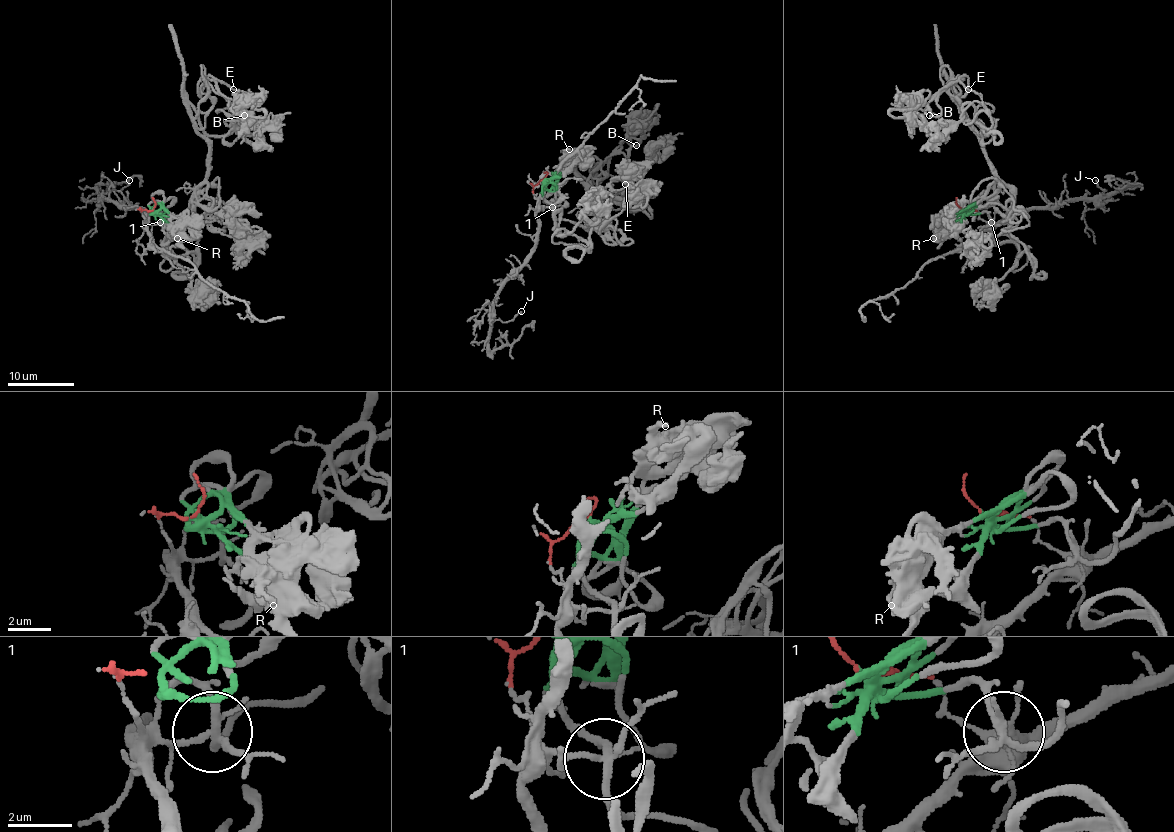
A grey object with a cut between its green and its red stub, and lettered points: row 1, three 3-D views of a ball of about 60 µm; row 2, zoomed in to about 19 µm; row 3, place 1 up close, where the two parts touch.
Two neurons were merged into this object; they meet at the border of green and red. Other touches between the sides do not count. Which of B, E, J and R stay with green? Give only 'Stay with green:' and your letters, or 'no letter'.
Stay with green: B, E, R

